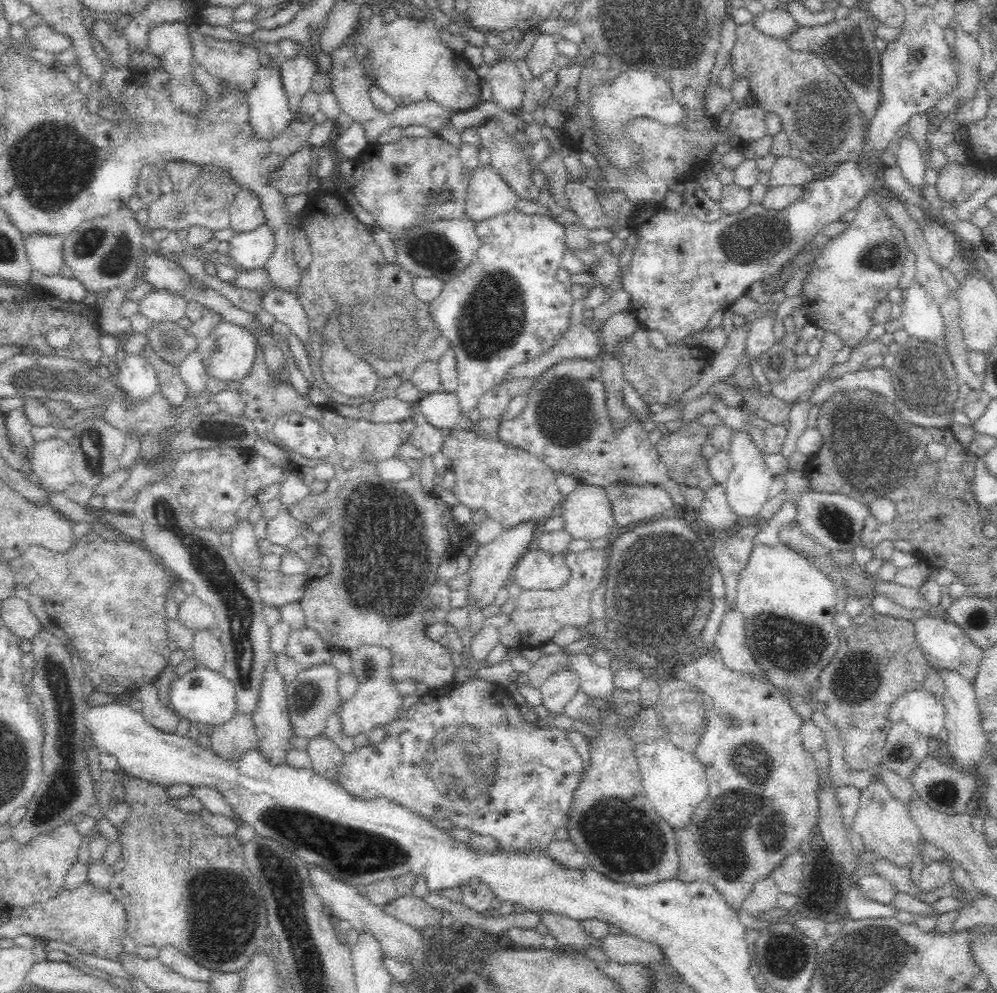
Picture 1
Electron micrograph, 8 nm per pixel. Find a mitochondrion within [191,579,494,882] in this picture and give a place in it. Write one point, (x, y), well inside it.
(351, 851)

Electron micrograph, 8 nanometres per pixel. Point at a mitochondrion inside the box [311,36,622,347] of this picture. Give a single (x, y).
(440, 254)

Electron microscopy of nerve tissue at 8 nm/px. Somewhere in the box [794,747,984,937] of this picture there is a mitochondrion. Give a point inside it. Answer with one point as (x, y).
(943, 793)

